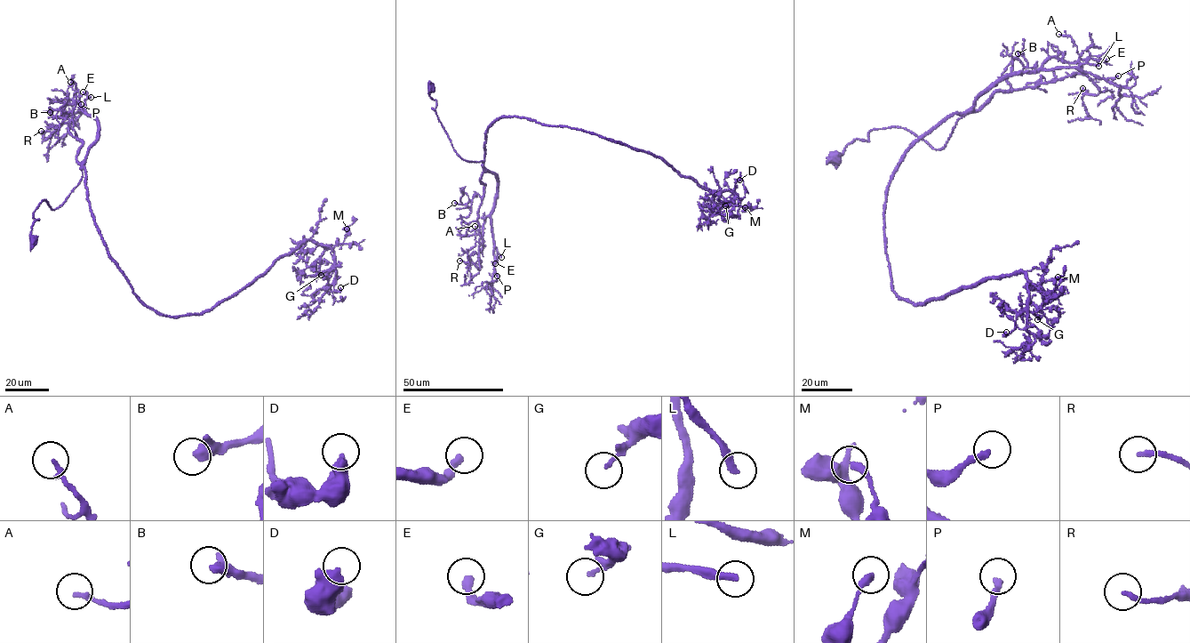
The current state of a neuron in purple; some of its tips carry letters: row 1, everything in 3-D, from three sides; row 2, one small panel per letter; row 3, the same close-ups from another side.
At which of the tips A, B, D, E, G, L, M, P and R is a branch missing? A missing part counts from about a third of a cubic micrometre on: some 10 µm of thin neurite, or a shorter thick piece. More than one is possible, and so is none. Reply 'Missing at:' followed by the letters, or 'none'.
Missing at: E, L

